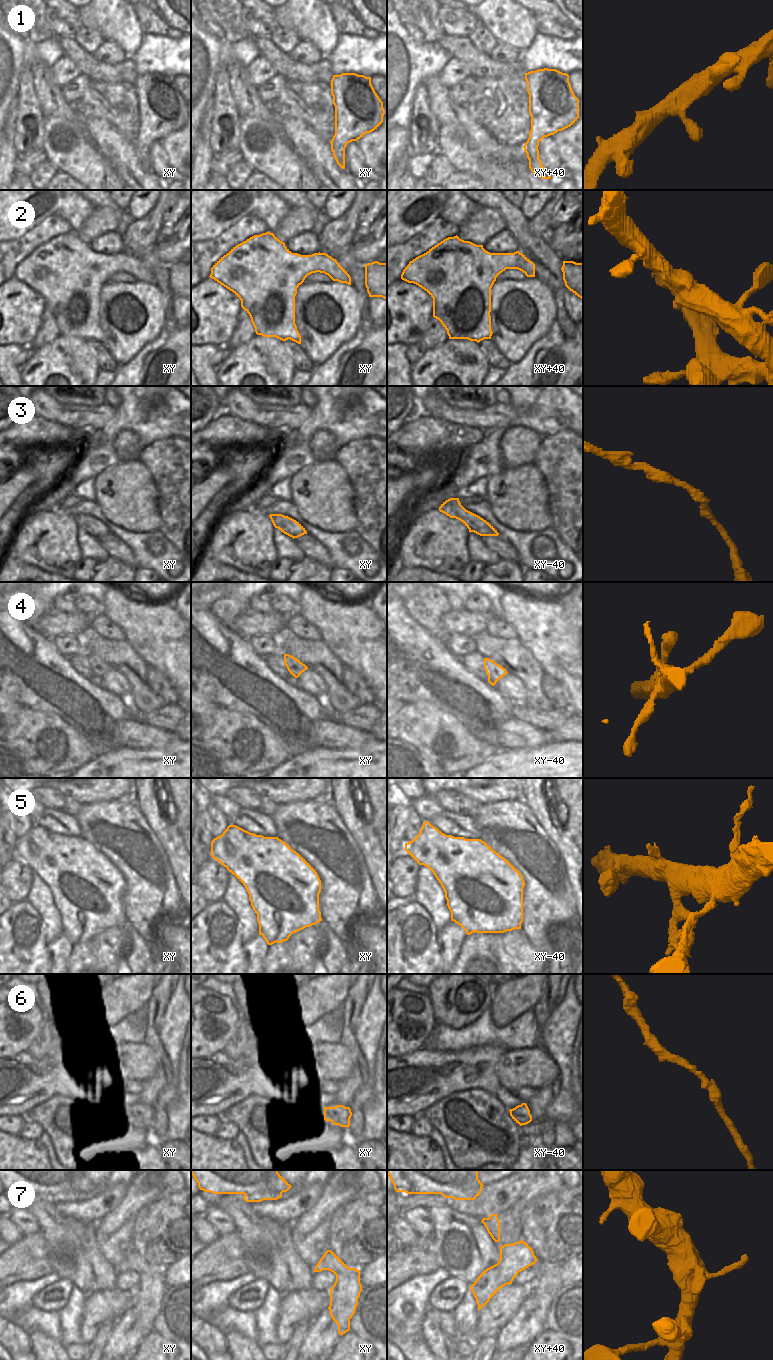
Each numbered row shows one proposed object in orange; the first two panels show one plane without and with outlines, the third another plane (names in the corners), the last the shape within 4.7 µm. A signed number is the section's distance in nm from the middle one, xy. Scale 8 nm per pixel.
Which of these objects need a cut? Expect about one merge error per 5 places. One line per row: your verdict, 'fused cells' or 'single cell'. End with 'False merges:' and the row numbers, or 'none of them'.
1: single cell
2: single cell
3: single cell
4: single cell
5: fused cells
6: single cell
7: single cell
False merges: 5

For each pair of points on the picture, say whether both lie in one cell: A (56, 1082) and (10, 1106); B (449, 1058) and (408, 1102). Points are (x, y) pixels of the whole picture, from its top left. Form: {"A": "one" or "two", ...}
{"A": "one", "B": "one"}

